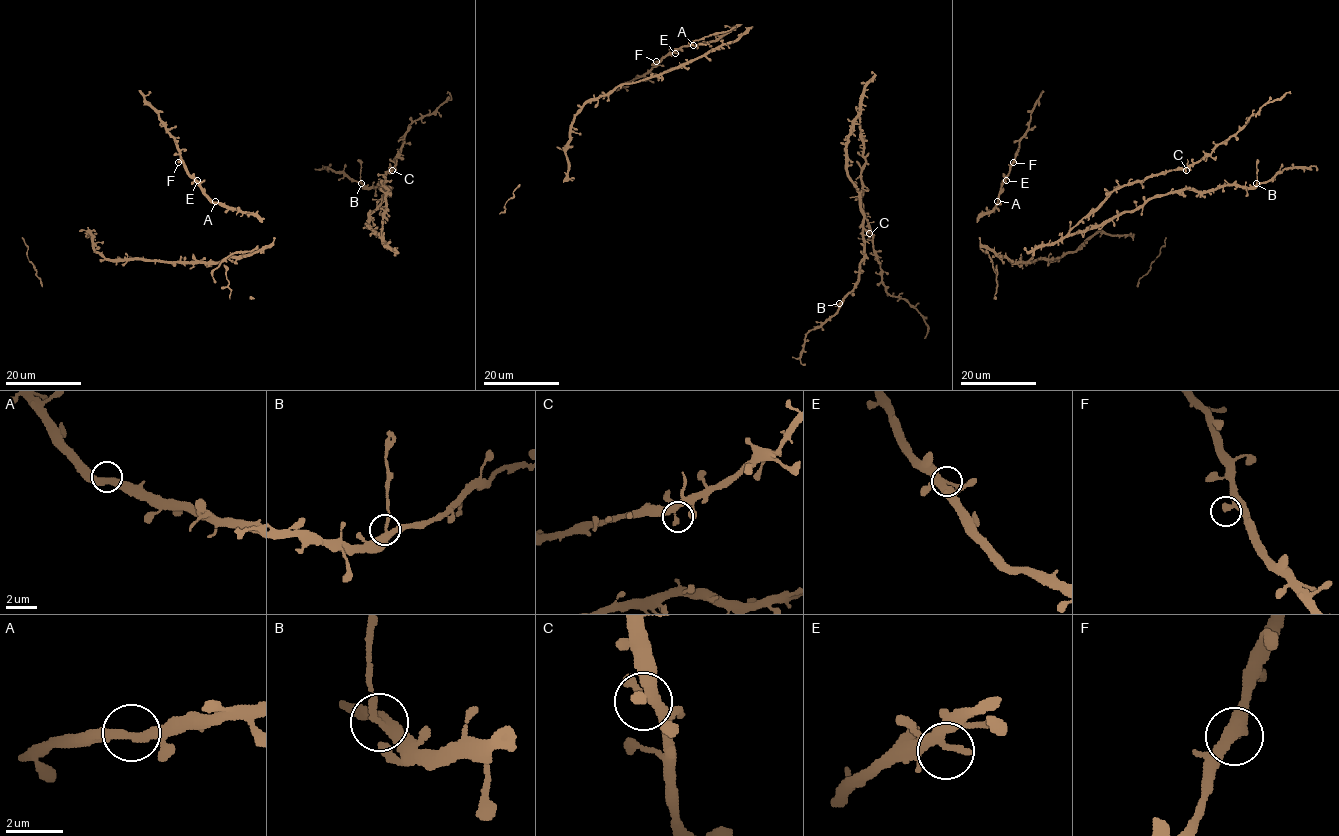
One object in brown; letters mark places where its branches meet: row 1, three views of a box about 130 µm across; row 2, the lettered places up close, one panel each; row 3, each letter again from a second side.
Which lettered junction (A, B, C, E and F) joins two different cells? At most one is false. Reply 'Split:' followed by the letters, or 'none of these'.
Split: B

